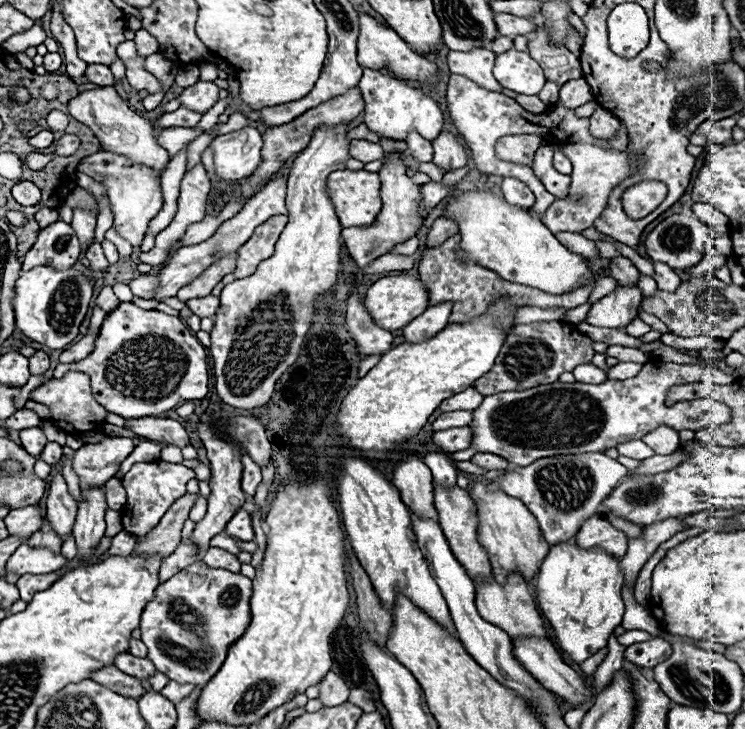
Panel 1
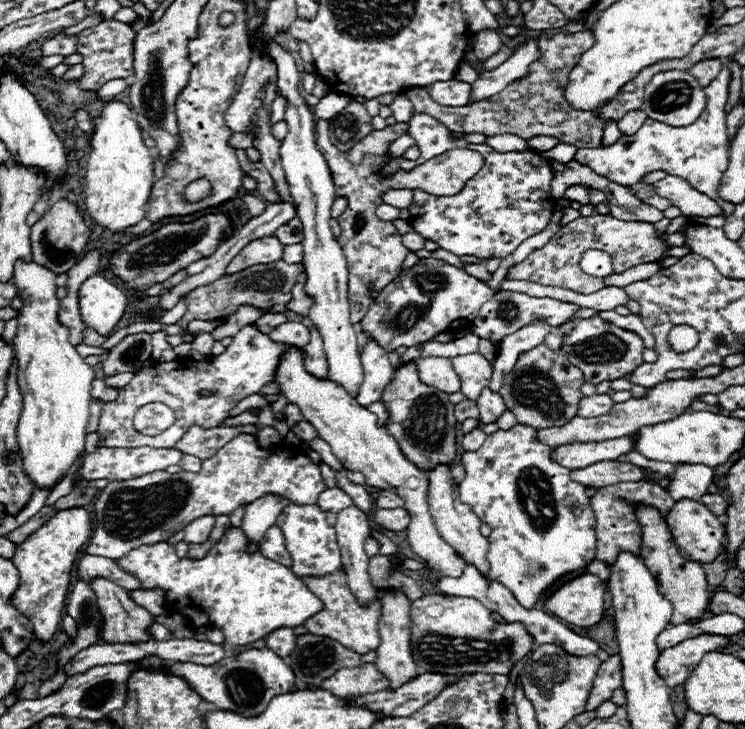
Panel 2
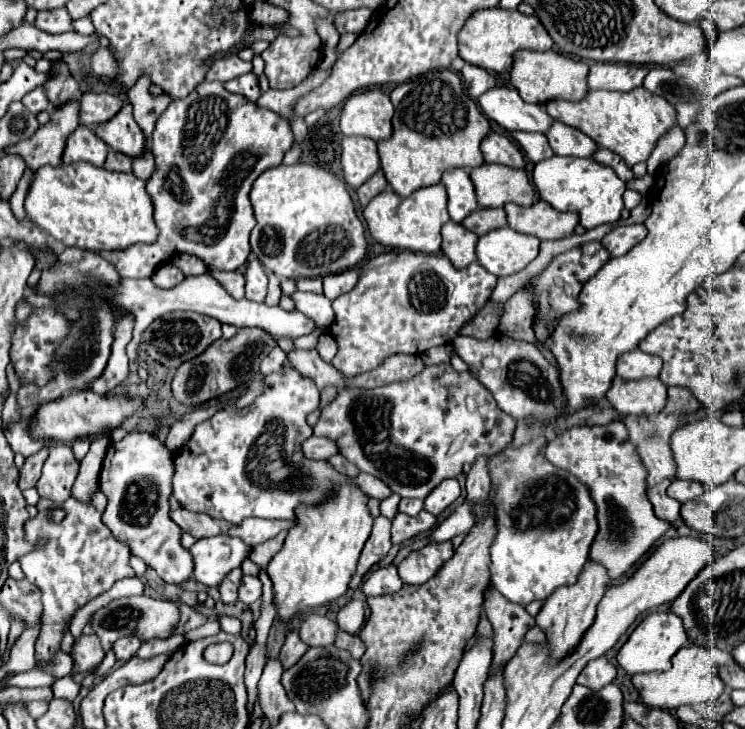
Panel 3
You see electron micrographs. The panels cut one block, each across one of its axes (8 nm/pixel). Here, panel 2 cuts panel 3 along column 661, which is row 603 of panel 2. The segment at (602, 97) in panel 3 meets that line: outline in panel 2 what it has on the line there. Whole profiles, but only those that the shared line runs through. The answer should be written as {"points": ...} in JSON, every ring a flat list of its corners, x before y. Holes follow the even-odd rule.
{"points":[[94,578,90,580,90,586,96,594,96,606,102,614,102,628,100,628,100,640,102,642,112,642,112,644,140,644,146,640,154,640,146,630,156,622,156,616,152,616,146,608,138,606,128,590,122,586,106,580,106,578]]}

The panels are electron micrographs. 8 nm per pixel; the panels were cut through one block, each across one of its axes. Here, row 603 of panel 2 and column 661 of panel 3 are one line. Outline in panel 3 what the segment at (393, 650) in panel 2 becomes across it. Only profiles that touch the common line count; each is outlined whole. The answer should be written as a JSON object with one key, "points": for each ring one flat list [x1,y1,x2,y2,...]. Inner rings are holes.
{"points":[[616,376,606,394,610,406,622,414,658,414,666,404,666,384,658,378,624,380]]}

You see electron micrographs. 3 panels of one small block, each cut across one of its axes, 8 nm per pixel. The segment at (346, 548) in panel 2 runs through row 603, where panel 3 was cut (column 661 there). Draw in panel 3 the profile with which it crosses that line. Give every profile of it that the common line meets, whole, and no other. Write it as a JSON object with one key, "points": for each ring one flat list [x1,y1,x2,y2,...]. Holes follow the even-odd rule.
{"points":[[636,348,632,352,618,356,616,370,618,370,618,376,622,376,626,380,640,380,640,378,648,378,648,376,656,378,658,372,662,370,662,360,654,354,646,354]]}

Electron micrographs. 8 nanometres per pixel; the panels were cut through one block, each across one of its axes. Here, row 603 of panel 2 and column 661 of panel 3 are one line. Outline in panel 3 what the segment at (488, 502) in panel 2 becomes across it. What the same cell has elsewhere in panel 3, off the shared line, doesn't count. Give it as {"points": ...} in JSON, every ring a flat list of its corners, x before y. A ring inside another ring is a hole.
{"points":[[622,422,606,426,570,428,562,436,548,442,544,456,562,470,570,470,590,492,596,504,598,534,590,546,590,560,598,560,608,570,610,584,626,574,650,548,666,534,670,524,660,520,646,498,647,471,642,458,634,450,628,428]]}

